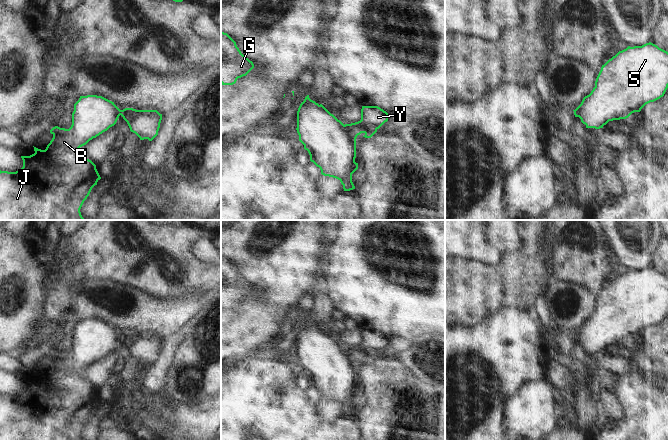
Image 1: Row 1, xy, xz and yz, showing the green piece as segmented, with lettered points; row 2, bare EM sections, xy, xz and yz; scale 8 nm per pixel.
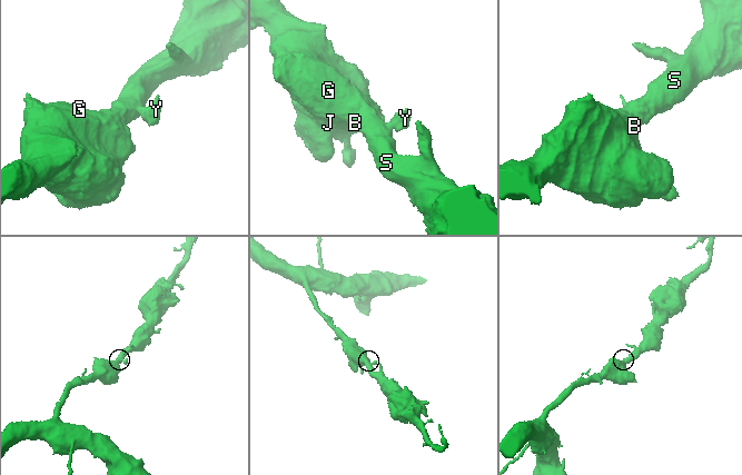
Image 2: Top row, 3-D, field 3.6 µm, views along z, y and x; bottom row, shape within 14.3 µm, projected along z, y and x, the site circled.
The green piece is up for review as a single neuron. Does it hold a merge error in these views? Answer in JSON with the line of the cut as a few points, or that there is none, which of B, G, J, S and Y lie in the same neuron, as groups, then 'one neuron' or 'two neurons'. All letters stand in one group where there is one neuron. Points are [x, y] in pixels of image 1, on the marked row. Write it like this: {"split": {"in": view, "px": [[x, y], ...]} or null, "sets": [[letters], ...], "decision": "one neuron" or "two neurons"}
{"split": {"in": "xz", "px": [[344, 125], [347, 132], [355, 138]]}, "sets": [["B", "G", "J", "S"], ["Y"]], "decision": "two neurons"}

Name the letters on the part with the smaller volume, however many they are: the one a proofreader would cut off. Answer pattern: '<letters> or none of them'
Y

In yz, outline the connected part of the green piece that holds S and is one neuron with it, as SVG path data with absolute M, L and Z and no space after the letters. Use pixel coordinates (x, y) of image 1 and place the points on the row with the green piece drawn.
M649 42L642 46L628 46L609 59L596 78L595 87L585 96L581 104L575 109L575 117L579 117L586 128L603 128L609 121L628 118L634 112L640 112L648 103L664 96L669 86L669 53L657 45Z

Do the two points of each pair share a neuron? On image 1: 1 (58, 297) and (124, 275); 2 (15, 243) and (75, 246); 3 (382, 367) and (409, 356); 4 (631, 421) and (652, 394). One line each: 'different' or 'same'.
1: same
2: different
3: different
4: same

